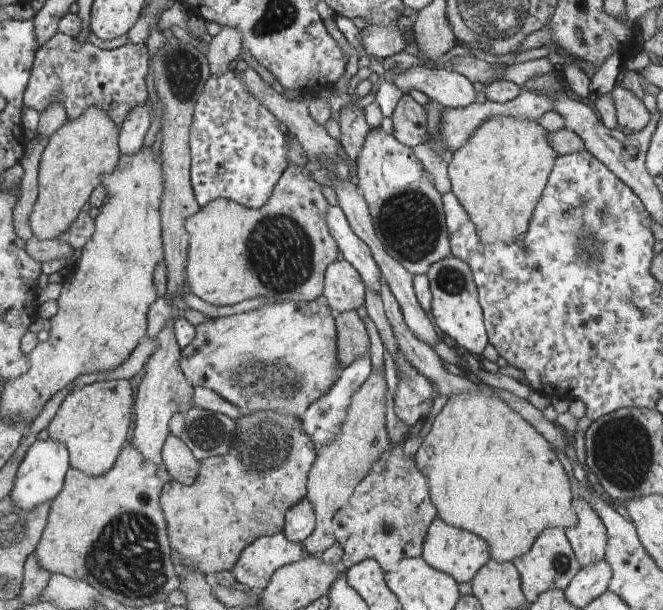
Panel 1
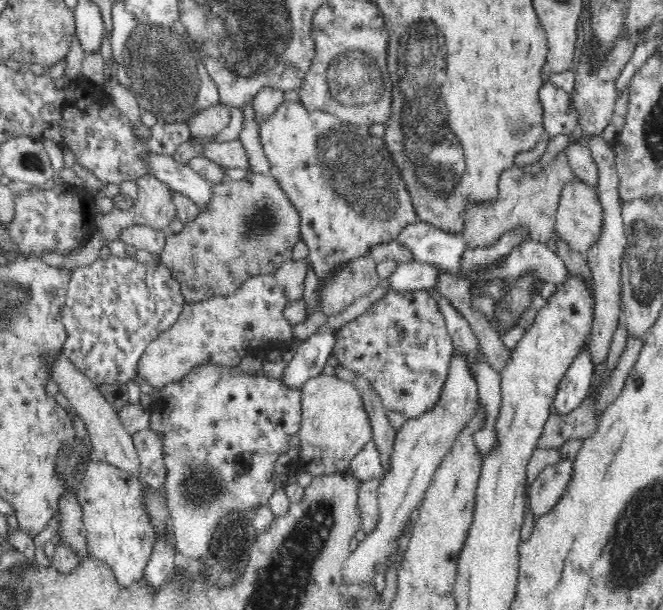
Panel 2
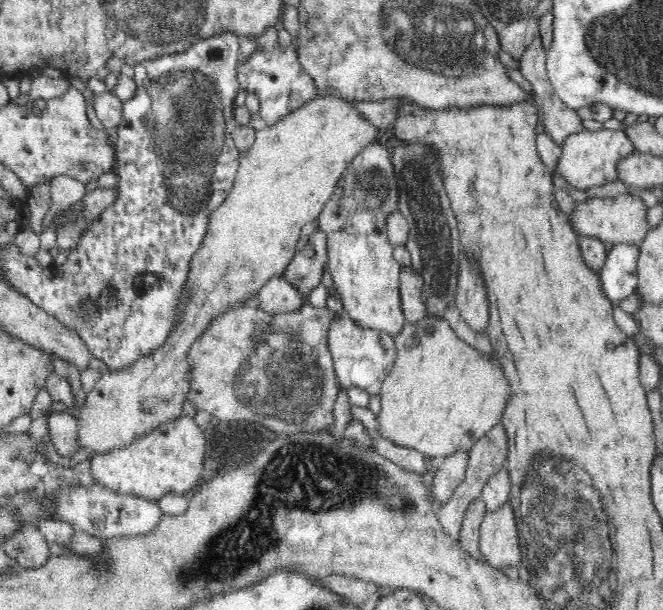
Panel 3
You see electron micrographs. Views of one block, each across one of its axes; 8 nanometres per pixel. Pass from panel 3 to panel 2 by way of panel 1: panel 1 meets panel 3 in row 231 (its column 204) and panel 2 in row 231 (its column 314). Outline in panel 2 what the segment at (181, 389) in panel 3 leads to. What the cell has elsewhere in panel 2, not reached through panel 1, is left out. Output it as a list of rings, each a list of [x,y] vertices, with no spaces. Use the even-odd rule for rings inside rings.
[[[270,173],[250,174],[246,180],[232,180],[213,185],[209,206],[200,209],[197,218],[184,225],[180,234],[167,234],[160,254],[161,262],[170,269],[181,286],[185,303],[204,301],[206,296],[232,295],[246,281],[260,275],[275,275],[276,269],[286,259],[291,258],[292,248],[301,234],[300,217],[296,207],[290,203],[286,193],[280,188]]]

